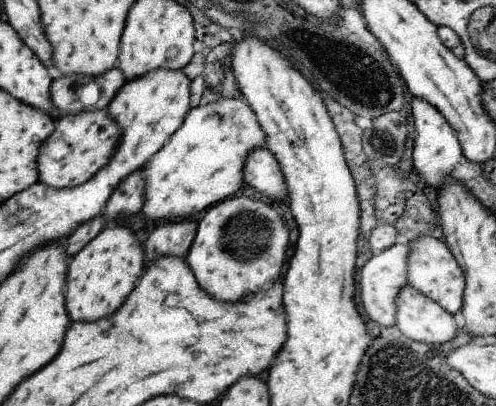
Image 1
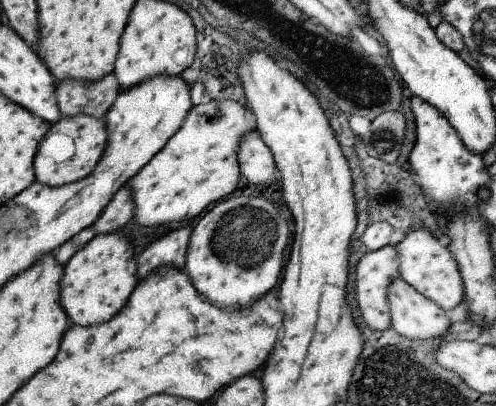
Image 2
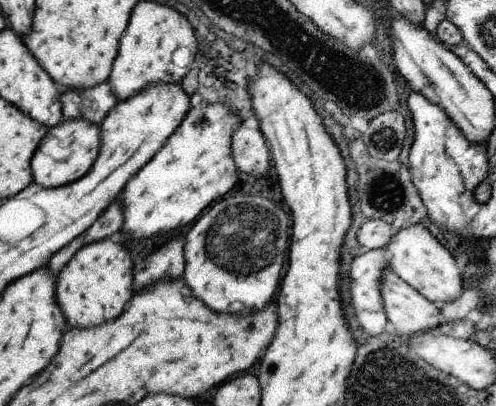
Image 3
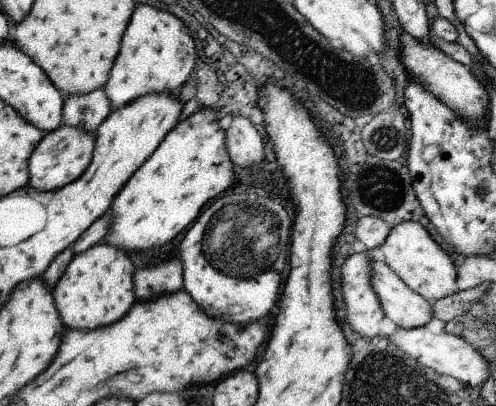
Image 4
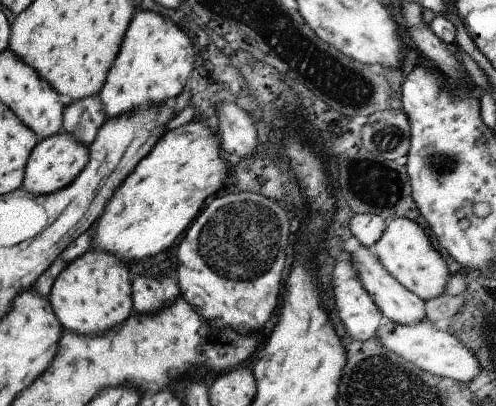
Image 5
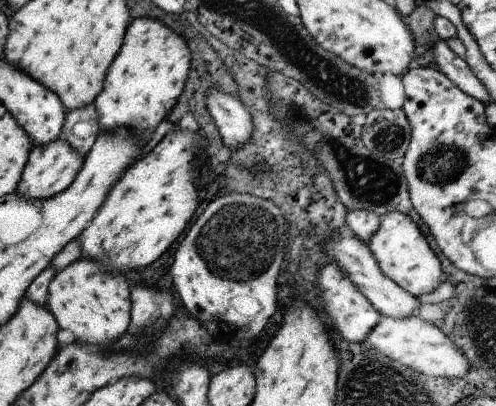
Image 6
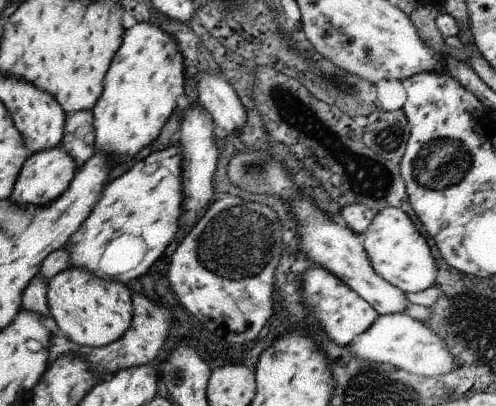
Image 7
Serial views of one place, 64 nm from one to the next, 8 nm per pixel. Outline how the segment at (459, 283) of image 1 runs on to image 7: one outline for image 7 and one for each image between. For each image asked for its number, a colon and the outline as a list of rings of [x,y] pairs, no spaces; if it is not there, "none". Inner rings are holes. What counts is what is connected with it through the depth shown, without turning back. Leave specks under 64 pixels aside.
2: [[[413,230],[409,234],[405,234],[397,244],[395,244],[395,252],[397,252],[397,270],[399,270],[399,278],[407,284],[411,284],[419,294],[423,294],[427,300],[435,302],[439,308],[449,310],[457,304],[463,302],[463,276],[459,276],[461,270],[457,270],[459,264],[455,264],[453,256],[449,256],[449,250],[443,248],[429,232],[425,230]]]
3: [[[409,226],[393,234],[391,242],[383,248],[387,256],[389,270],[393,270],[403,282],[415,288],[433,304],[445,304],[459,298],[461,292],[461,276],[455,266],[453,256],[423,228],[423,226]]]
4: [[[401,222],[393,226],[379,246],[379,252],[383,254],[383,262],[417,294],[421,294],[429,304],[433,304],[437,298],[447,298],[457,292],[455,288],[455,270],[445,252],[429,238],[429,234],[421,228],[417,222]]]
5: [[[395,216],[383,222],[383,234],[379,234],[379,242],[373,246],[375,258],[379,264],[383,264],[383,270],[403,288],[407,288],[411,294],[419,296],[419,300],[431,300],[433,296],[439,296],[443,292],[443,286],[447,282],[447,266],[441,260],[441,256],[431,248],[427,236],[423,230],[411,222],[405,216]]]
6: [[[385,212],[379,218],[379,230],[375,230],[375,234],[365,240],[365,244],[371,250],[375,262],[379,264],[379,272],[383,272],[383,276],[387,276],[393,284],[399,284],[399,288],[403,288],[413,298],[419,294],[427,294],[439,286],[439,260],[429,250],[419,228],[403,212]]]
7: [[[385,206],[375,212],[375,218],[371,218],[371,226],[367,226],[367,230],[359,234],[359,238],[363,242],[363,252],[367,252],[367,260],[371,260],[371,268],[375,268],[375,274],[393,288],[401,290],[403,294],[411,294],[435,286],[435,262],[423,236],[415,230],[415,226],[411,224],[411,216],[407,216],[403,208]]]

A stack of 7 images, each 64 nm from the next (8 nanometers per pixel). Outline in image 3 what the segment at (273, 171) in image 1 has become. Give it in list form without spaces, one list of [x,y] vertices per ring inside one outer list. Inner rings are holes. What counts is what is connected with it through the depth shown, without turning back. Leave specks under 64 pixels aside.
[[[243,120],[235,128],[235,134],[231,138],[233,146],[233,160],[235,166],[239,166],[239,172],[245,174],[263,174],[269,166],[269,150],[263,142],[265,136],[259,134],[259,130],[249,130],[243,126]]]

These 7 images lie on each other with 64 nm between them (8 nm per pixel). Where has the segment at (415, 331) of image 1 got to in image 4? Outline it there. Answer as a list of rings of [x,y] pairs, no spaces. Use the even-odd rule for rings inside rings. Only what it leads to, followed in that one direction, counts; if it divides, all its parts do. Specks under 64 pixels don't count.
[[[369,258],[369,278],[375,290],[383,314],[397,324],[397,328],[413,330],[431,324],[431,304],[417,292],[413,292],[385,262]]]

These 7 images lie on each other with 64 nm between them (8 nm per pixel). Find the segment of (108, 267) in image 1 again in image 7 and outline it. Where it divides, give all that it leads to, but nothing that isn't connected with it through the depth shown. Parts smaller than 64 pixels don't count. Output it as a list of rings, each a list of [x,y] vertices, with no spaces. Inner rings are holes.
[[[67,268],[47,282],[47,306],[57,328],[81,348],[103,348],[111,346],[131,328],[131,302],[129,290],[119,284],[119,280],[101,278],[99,274],[89,274],[87,270]]]

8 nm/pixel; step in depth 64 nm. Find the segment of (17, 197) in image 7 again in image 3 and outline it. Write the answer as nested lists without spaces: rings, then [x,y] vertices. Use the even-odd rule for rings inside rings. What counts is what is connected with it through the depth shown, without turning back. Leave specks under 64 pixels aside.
[[[87,120],[61,122],[59,126],[51,128],[51,132],[41,140],[39,148],[35,150],[35,156],[31,158],[33,182],[39,184],[43,190],[71,186],[71,182],[77,182],[91,170],[95,158],[99,156],[99,146],[101,146],[99,126],[89,124]]]

